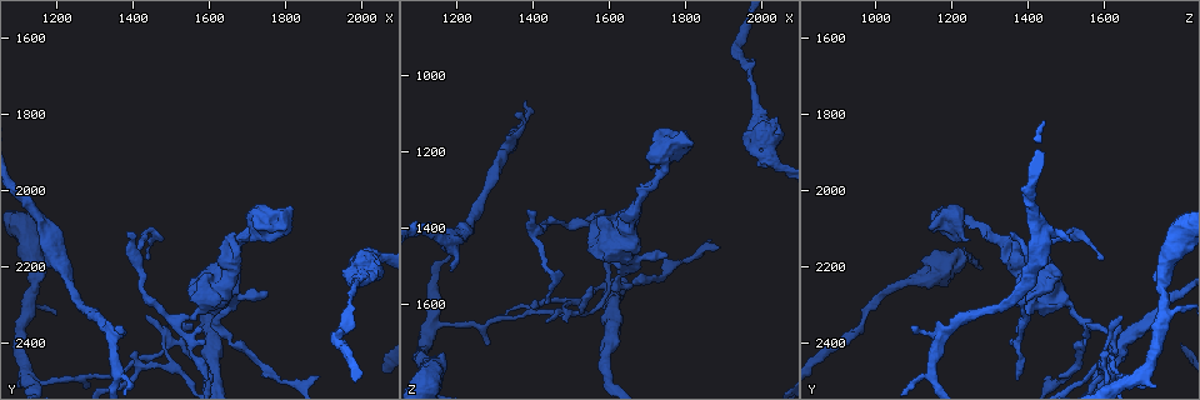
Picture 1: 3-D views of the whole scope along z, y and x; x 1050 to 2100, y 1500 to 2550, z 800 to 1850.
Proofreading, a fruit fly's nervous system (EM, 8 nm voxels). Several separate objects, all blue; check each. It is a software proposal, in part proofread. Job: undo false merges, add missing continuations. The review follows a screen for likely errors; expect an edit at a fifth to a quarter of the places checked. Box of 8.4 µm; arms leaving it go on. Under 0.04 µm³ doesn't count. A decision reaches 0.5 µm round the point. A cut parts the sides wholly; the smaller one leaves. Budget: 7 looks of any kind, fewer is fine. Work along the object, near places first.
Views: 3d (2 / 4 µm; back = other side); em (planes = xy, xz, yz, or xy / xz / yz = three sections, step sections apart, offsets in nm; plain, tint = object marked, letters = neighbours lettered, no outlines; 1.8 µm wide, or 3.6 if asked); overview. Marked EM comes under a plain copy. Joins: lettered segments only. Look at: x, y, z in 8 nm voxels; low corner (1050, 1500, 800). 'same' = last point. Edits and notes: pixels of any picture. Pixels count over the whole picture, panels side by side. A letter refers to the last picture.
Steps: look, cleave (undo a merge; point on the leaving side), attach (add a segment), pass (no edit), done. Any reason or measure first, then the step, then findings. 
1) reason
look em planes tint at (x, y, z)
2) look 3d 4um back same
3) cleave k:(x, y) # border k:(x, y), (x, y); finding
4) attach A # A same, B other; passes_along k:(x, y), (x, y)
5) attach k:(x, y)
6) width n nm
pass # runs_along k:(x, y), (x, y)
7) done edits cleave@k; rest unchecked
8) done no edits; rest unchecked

thick turns thin
look 3d 2um at (1670, 2140, 1340)

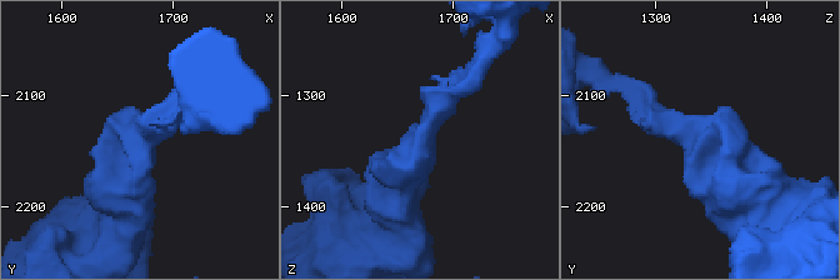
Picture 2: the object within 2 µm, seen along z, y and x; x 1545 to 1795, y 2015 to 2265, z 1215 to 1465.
now the EM
look em planes letters at (1676, 2138, 1336)

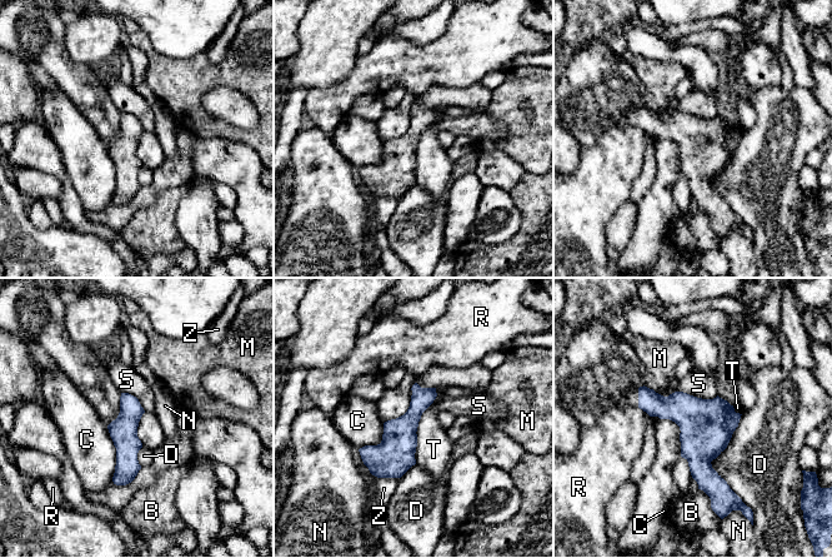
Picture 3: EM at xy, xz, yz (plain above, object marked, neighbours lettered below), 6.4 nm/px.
longest_contact D 500 nm
pass # B other, C other, D other, M other, N other, R other, S other, T other, Z other; runs_along 3:(125, 395), (126, 469), (119, 482); one neuron here

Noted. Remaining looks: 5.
thick turns thin
look 3d 4um at (1545, 2335, 1390)

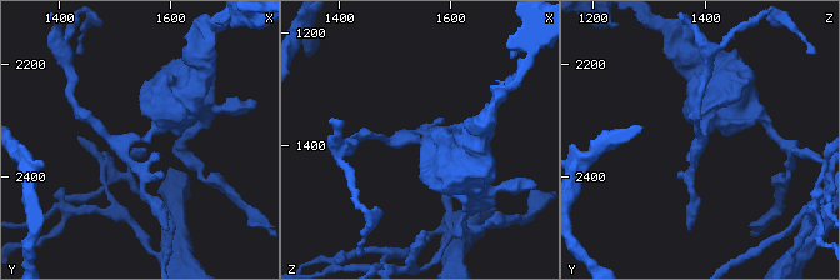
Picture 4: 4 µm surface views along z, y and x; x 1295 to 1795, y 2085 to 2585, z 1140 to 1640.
need the tissue
look em planes letters at (1545, 2335, 1395)

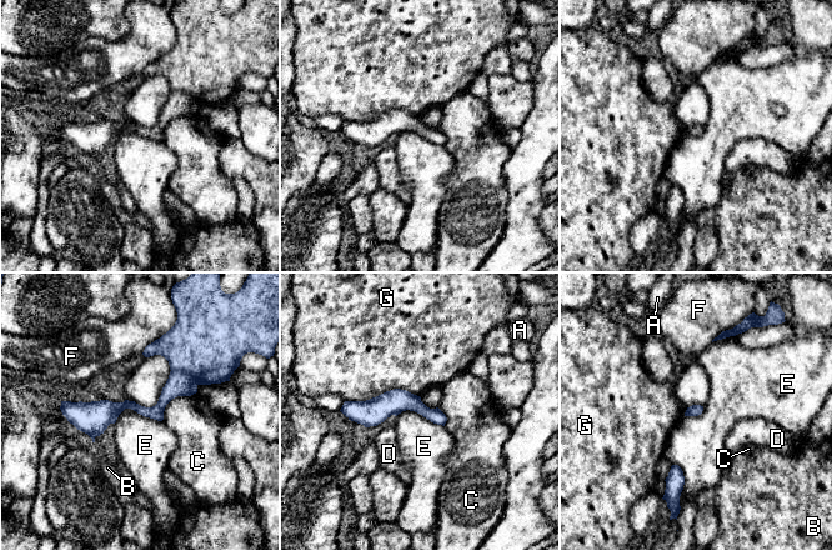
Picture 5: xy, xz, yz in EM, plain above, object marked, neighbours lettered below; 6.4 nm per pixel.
width 80 nm
cleave 5:(179, 384) # A other, B other, C other, D other, E other, F other, G other; part_leaving 5:(194, 386), (154, 410), (65, 406); a second neuron is stuck on

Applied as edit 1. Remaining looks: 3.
an open end
look 3d 2um at (1180, 2140, 1515)

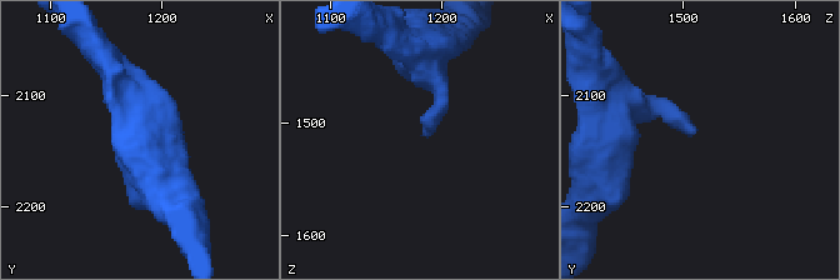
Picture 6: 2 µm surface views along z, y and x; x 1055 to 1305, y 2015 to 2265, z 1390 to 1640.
look em planes tint at (1186, 2134, 1512)

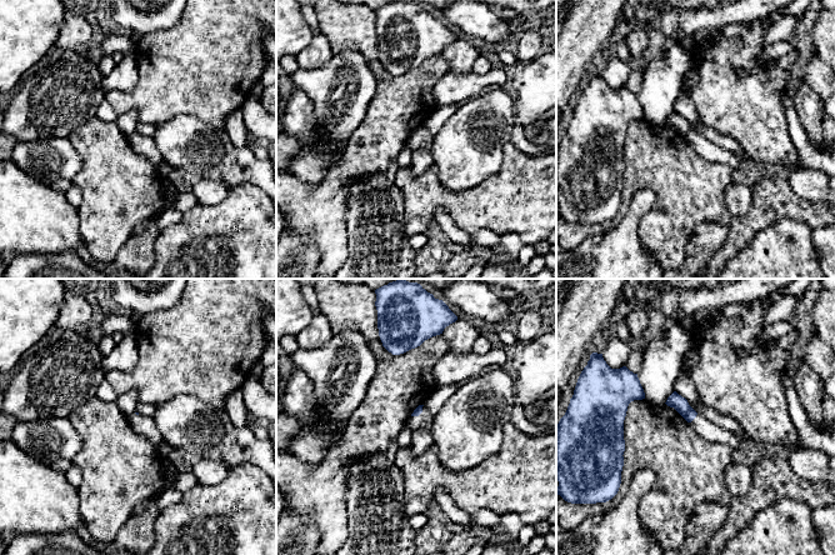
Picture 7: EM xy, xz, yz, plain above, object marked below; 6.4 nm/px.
what lies round it
look em planes letters same

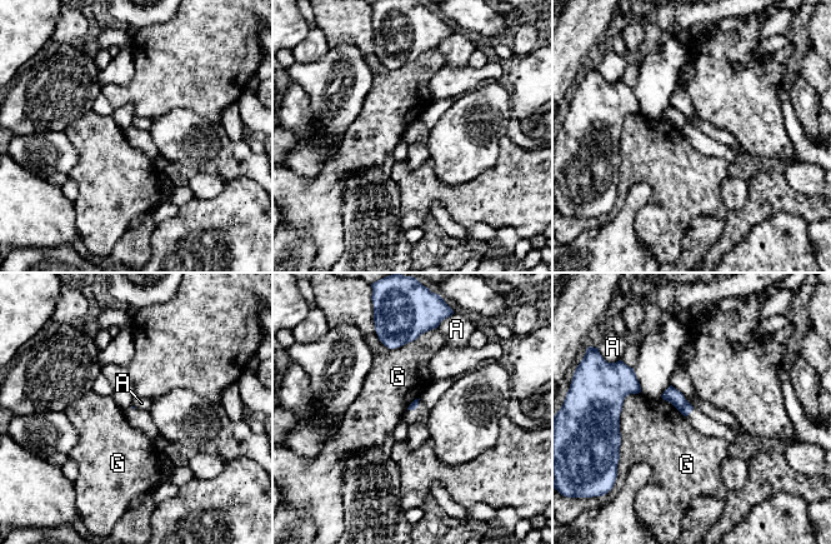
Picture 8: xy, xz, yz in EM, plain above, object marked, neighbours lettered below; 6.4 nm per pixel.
pass # A other, G other; border 8:(689, 403), (694, 407); none of them fits

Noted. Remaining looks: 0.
done edits cleave@5; rest unchecked

